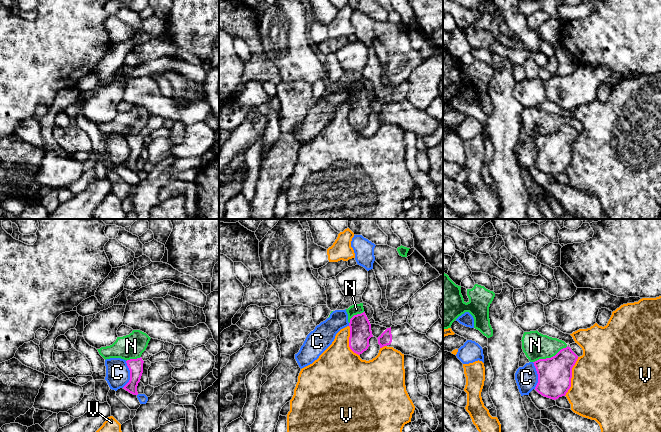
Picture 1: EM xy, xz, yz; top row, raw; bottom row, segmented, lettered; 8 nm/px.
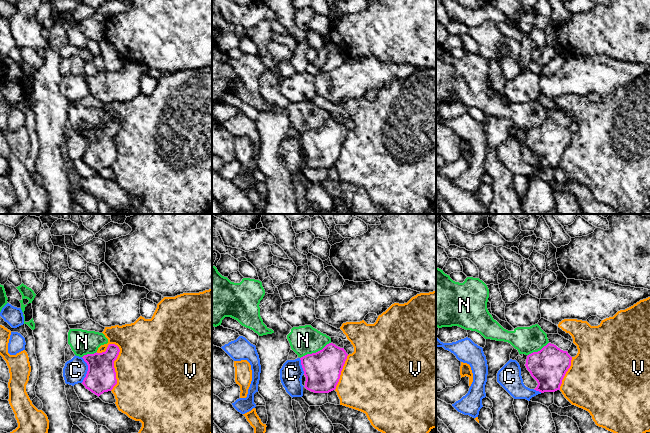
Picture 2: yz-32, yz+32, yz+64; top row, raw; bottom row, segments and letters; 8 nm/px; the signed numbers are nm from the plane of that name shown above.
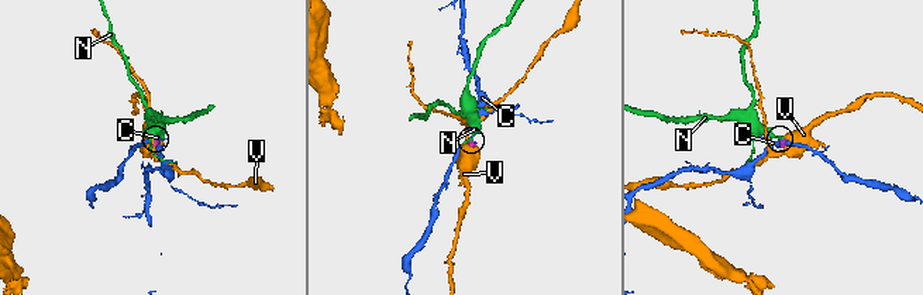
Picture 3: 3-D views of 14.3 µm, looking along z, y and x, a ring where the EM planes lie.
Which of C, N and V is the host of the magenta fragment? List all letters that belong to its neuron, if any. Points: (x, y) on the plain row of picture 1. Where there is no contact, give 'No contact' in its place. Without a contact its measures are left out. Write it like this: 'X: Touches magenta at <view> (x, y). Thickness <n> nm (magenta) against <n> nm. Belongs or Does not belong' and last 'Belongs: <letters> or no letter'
C: Touches magenta at xy (130, 150). Thickness 120 nm (magenta) against 190 nm. Does not belong
N: Touches magenta at yz (551, 133). Thickness 280 nm (magenta) against 220 nm. Does not belong
V: Touches magenta at yz (571, 152). Thickness 280 nm (magenta) against 500 nm. Does not belong
Belongs: no letter

